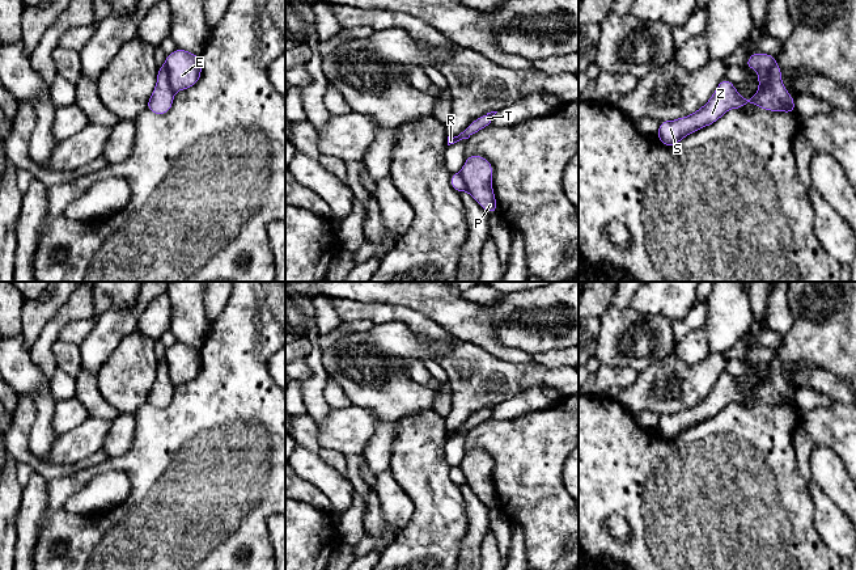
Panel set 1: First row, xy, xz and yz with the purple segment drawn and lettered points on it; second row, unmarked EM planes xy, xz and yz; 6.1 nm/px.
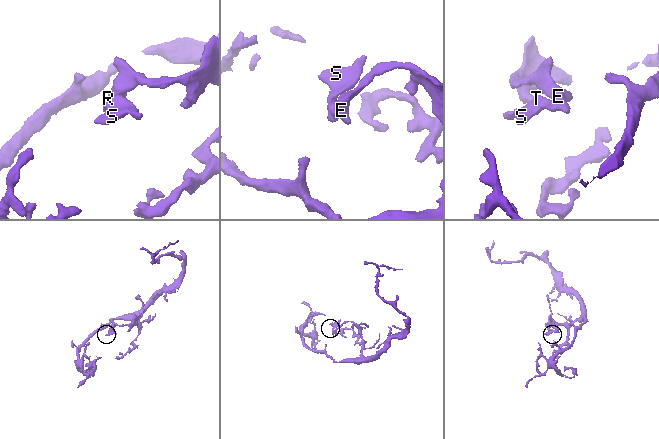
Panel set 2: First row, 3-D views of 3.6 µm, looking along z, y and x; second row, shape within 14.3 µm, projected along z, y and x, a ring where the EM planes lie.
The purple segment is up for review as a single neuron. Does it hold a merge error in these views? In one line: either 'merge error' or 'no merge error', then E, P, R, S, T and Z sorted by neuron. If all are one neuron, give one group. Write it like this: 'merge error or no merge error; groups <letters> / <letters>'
merge error; groups E P / R S T Z

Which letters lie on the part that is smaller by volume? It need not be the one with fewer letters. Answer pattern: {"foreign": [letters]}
{"foreign": ["R", "S", "T", "Z"]}

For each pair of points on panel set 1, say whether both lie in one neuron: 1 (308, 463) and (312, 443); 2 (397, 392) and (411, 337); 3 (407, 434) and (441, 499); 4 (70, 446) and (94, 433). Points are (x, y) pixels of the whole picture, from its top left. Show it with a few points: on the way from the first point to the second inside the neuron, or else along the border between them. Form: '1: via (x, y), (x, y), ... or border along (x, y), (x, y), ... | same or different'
1: border along (299, 444), (316, 454) | different
2: via (397, 378), (397, 350) | same
3: via (418, 450), (418, 463), (432, 484) | same
4: via (76, 444), (88, 438) | same

